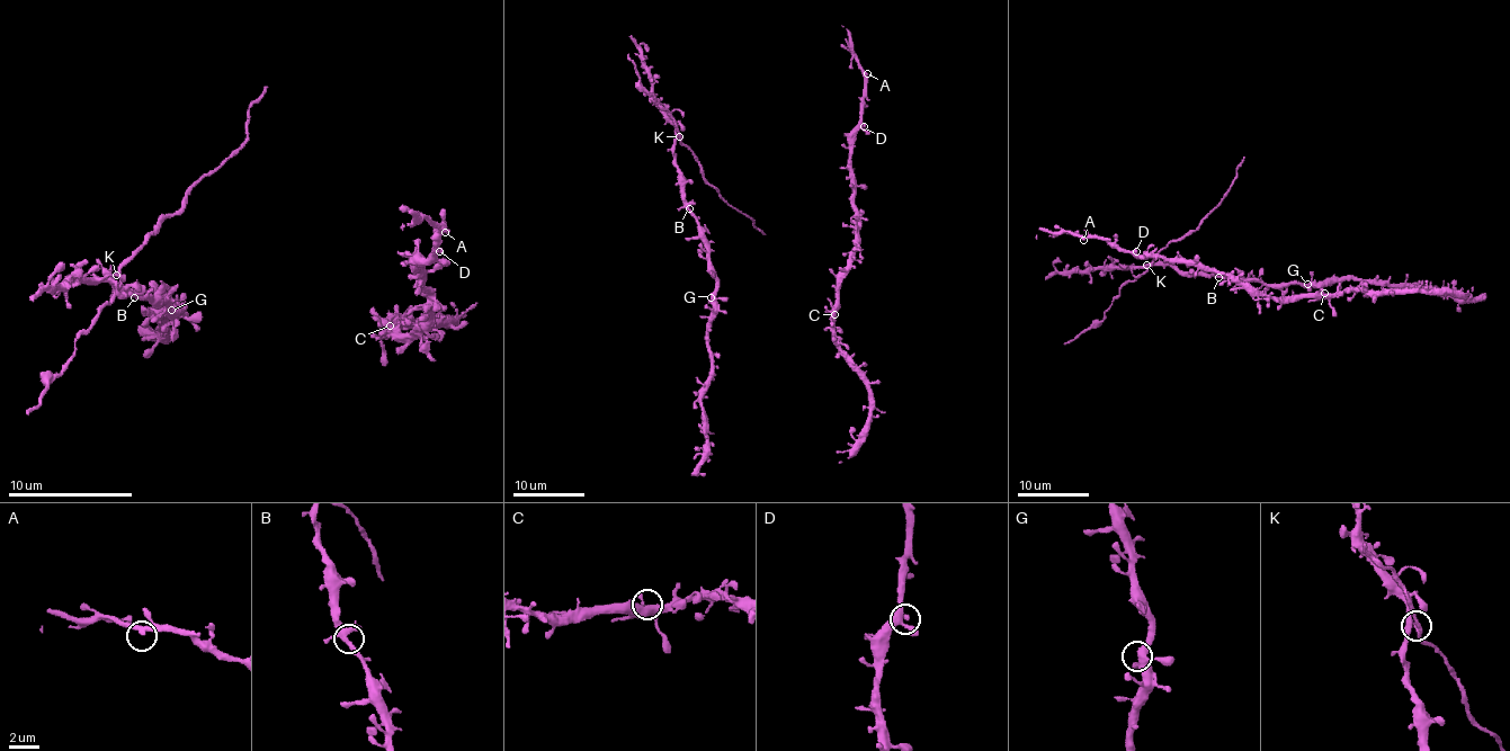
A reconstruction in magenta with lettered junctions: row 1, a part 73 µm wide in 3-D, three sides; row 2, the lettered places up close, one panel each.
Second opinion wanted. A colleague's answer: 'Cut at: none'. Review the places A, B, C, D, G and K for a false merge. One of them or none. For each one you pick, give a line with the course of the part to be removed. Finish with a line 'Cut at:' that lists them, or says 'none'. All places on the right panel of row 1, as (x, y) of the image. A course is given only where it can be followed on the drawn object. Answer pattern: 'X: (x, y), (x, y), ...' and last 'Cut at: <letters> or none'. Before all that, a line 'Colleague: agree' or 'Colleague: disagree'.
Colleague: disagree
K: (1147, 265), (1172, 242), (1189, 234), (1220, 203), (1244, 157)
Cut at: K

